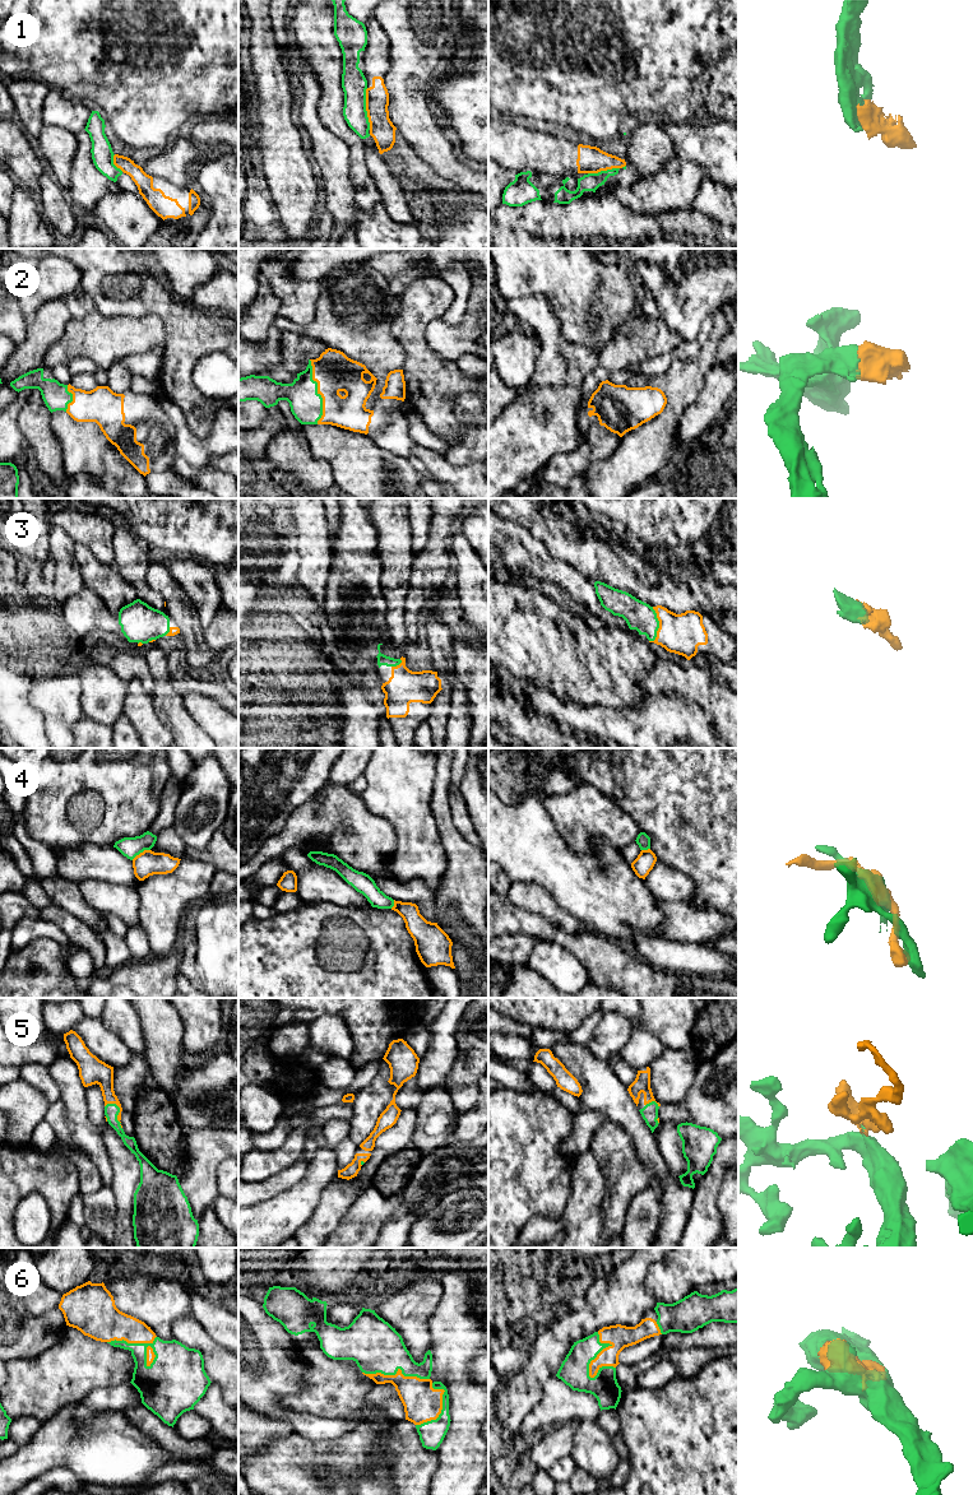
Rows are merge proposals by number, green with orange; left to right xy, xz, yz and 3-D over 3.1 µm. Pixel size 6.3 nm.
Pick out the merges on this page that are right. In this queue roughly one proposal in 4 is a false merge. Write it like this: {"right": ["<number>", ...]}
{"right": ["2", "3", "5", "6"]}

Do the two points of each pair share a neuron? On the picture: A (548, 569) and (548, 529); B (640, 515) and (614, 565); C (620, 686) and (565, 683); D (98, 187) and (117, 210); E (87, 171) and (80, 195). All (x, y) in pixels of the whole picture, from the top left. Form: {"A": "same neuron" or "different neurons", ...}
{"A": "different neurons", "B": "different neurons", "C": "same neuron", "D": "different neurons", "E": "same neuron"}

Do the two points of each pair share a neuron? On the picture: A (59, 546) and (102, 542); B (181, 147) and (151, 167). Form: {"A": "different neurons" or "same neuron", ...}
{"A": "different neurons", "B": "same neuron"}

